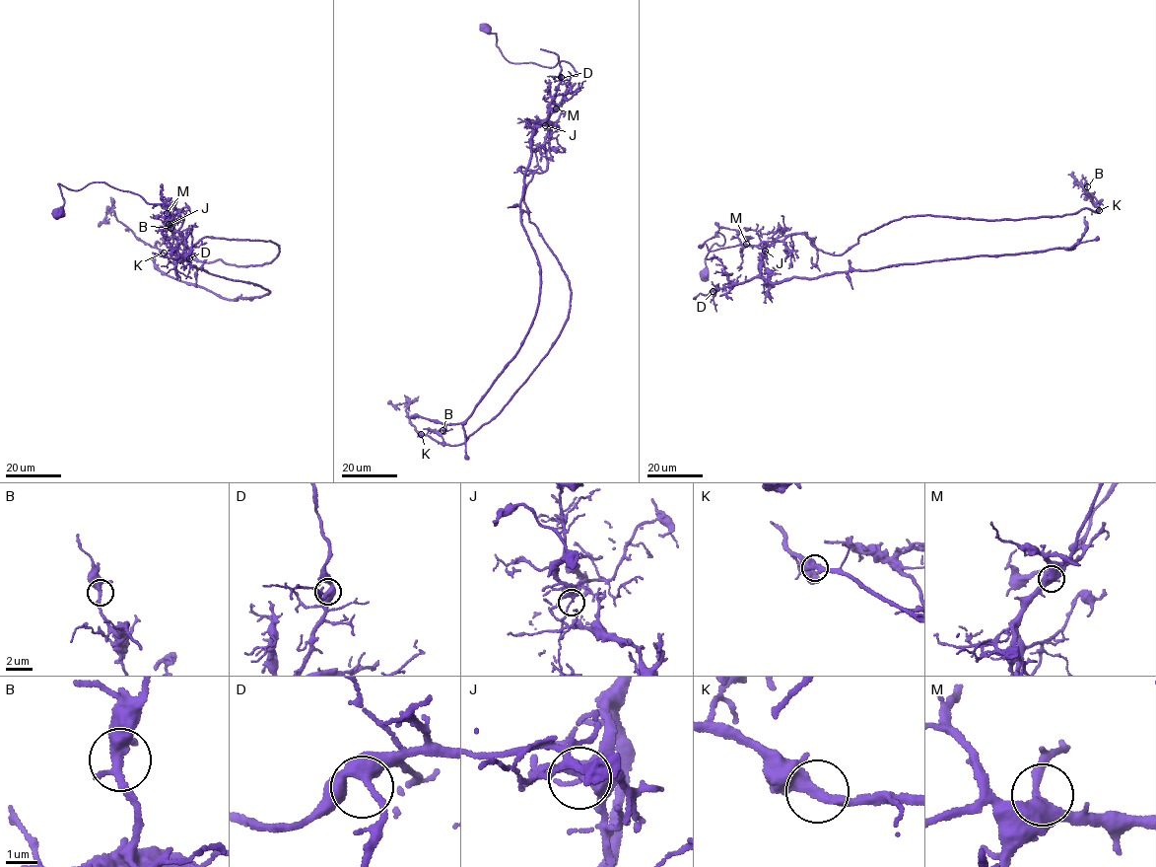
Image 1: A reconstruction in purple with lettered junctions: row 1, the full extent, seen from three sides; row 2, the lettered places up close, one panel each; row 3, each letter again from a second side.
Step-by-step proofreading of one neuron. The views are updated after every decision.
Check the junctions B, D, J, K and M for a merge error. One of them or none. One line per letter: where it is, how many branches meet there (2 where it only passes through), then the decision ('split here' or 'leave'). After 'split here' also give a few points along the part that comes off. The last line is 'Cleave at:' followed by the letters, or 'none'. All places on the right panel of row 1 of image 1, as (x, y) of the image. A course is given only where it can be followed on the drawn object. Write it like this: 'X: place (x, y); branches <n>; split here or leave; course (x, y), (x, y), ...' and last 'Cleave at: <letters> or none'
B: place (1087, 186); branches 3; leave
D: place (713, 291); branches 3; leave
J: place (765, 251); branches 3; split here; course (765, 251), (761, 275), (780, 282), (947, 259), (1071, 250), (1087, 227), (1085, 216)
K: place (1099, 210); branches 3; leave
M: place (746, 244); branches 3; leave
Cleave at: J

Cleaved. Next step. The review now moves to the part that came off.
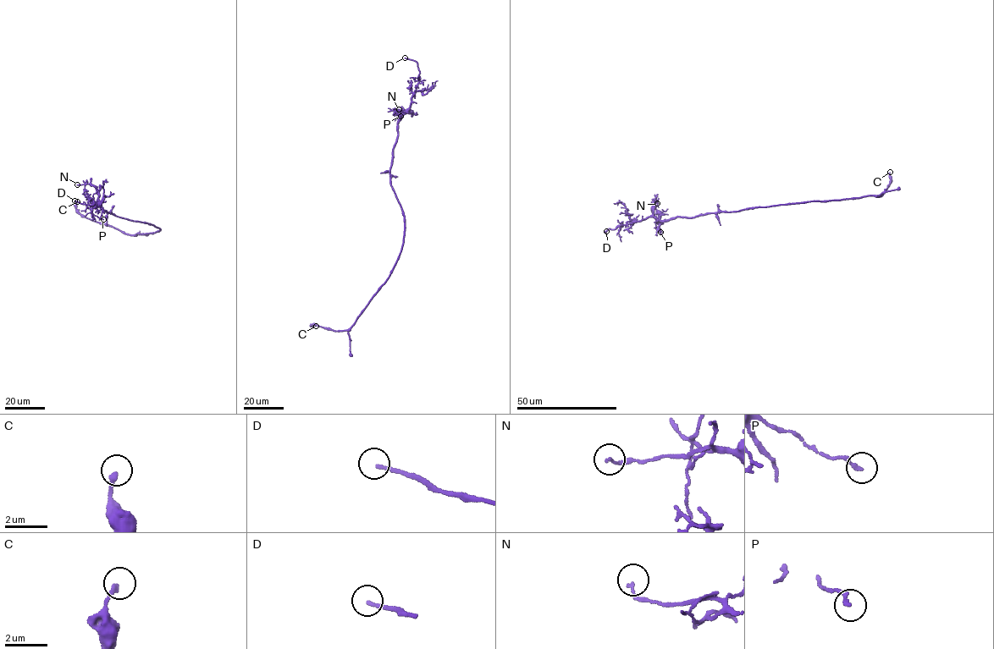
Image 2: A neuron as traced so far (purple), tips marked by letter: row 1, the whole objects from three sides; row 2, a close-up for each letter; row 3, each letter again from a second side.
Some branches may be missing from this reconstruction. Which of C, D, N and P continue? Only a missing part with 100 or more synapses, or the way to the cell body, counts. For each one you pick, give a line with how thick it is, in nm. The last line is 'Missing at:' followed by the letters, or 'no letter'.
D: 160 nm
Missing at: D

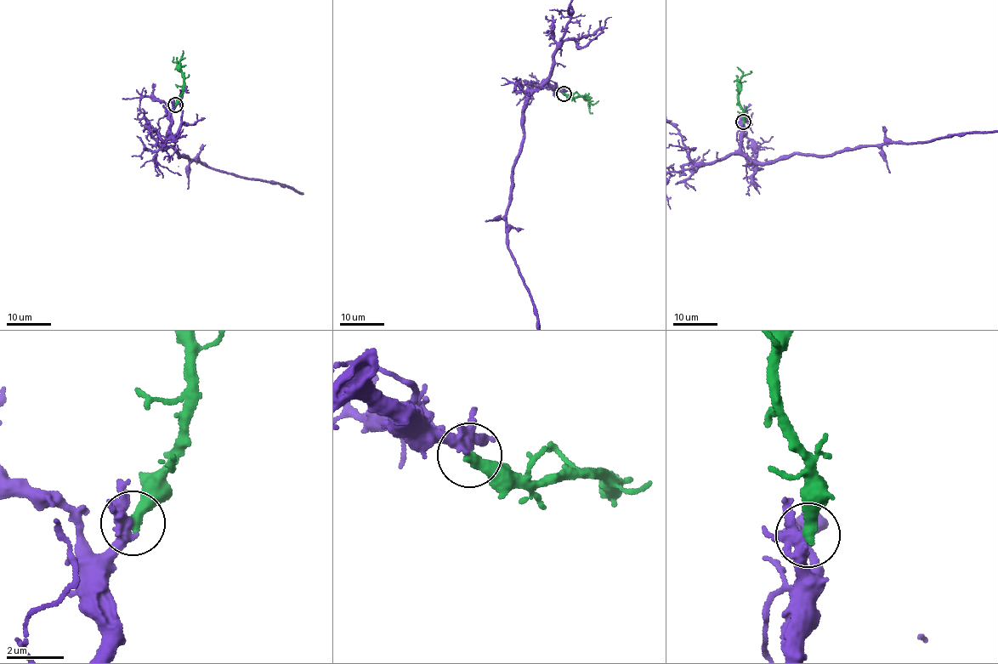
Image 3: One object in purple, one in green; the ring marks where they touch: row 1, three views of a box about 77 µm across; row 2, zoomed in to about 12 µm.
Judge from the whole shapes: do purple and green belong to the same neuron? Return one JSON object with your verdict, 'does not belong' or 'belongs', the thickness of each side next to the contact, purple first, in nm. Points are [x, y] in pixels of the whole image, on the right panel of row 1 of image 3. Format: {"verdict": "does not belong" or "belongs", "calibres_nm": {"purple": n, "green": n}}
{"verdict": "belongs", "calibres_nm": {"purple": 300, "green": 400}}

